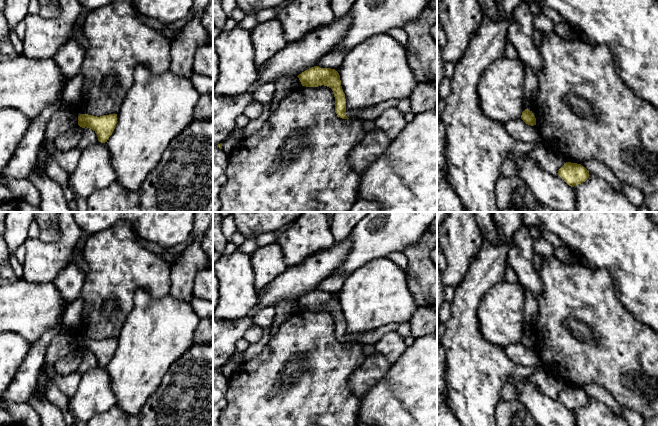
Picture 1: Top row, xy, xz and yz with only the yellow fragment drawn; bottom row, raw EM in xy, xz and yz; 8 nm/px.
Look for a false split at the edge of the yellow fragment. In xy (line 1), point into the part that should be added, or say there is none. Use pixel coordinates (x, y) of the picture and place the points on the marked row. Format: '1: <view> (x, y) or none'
1: none

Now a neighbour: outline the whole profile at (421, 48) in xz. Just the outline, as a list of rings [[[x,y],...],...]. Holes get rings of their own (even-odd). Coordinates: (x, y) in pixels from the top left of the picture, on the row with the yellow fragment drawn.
[[[426,7],[403,30],[408,35],[405,45],[408,63],[418,83],[433,81],[437,86],[437,42],[430,32],[436,21],[437,9]]]

